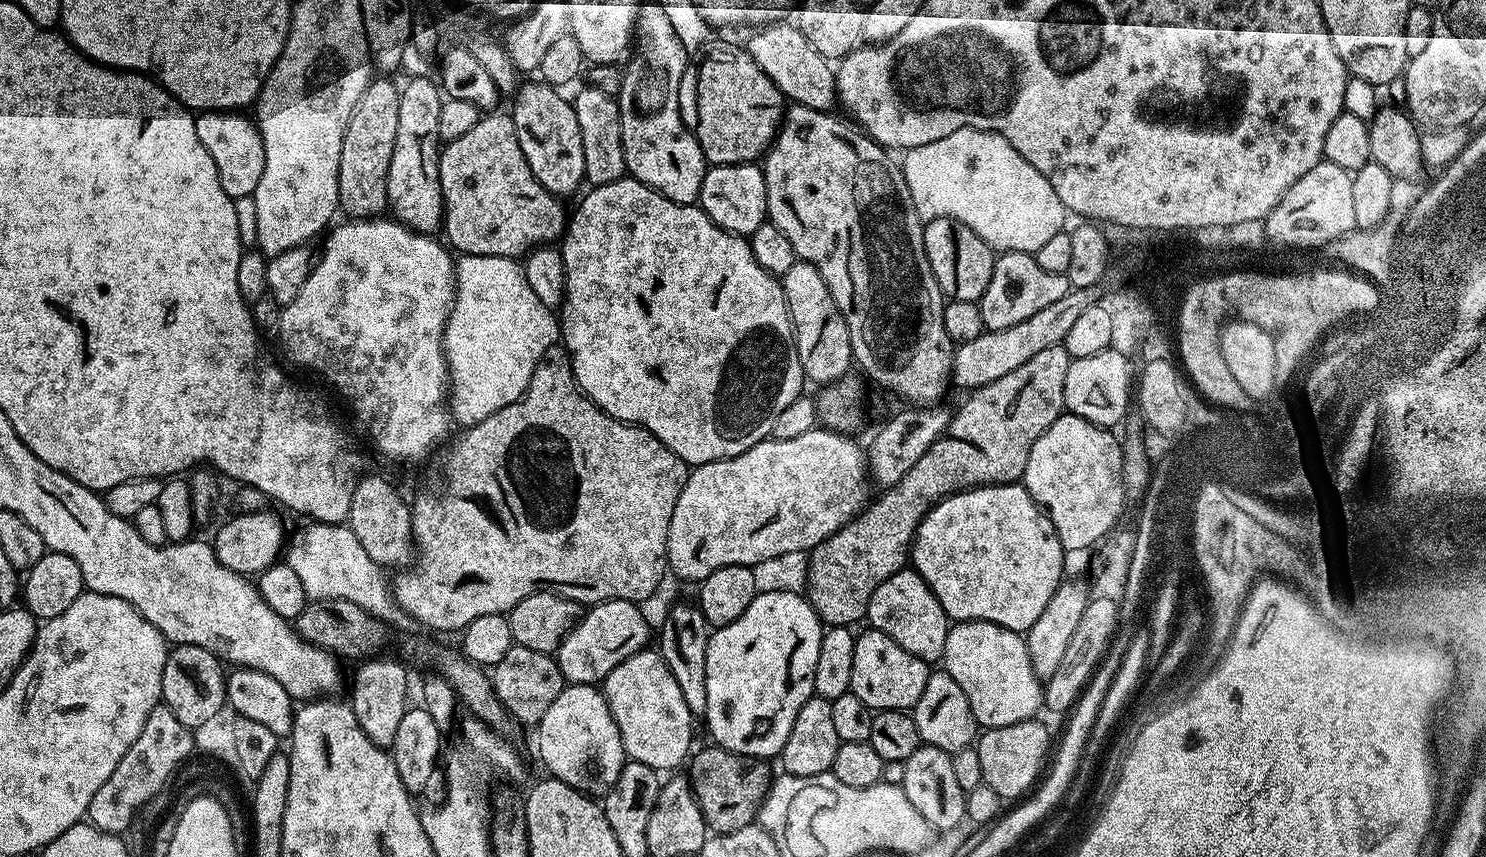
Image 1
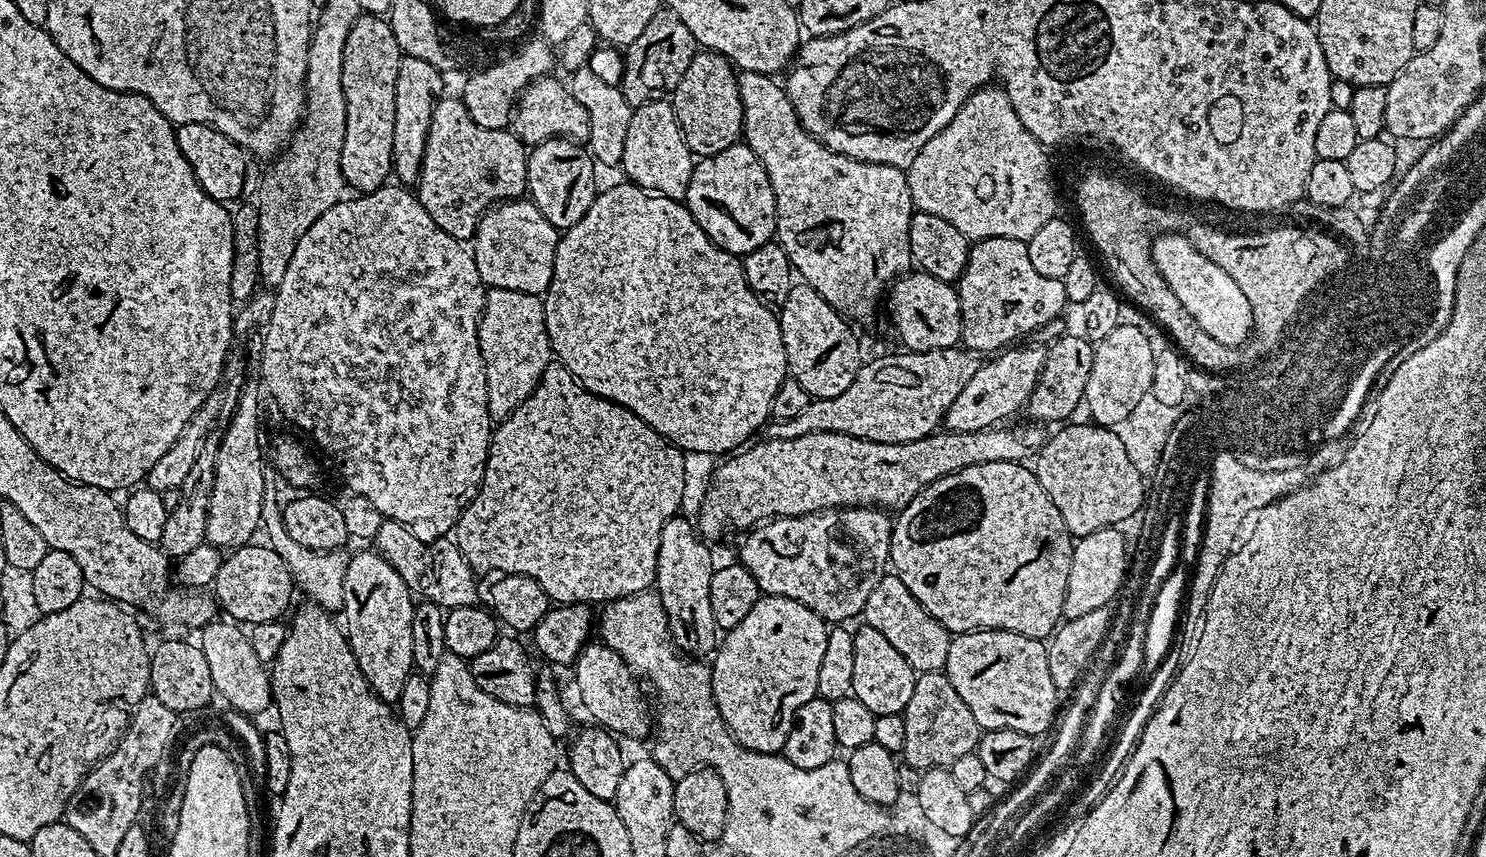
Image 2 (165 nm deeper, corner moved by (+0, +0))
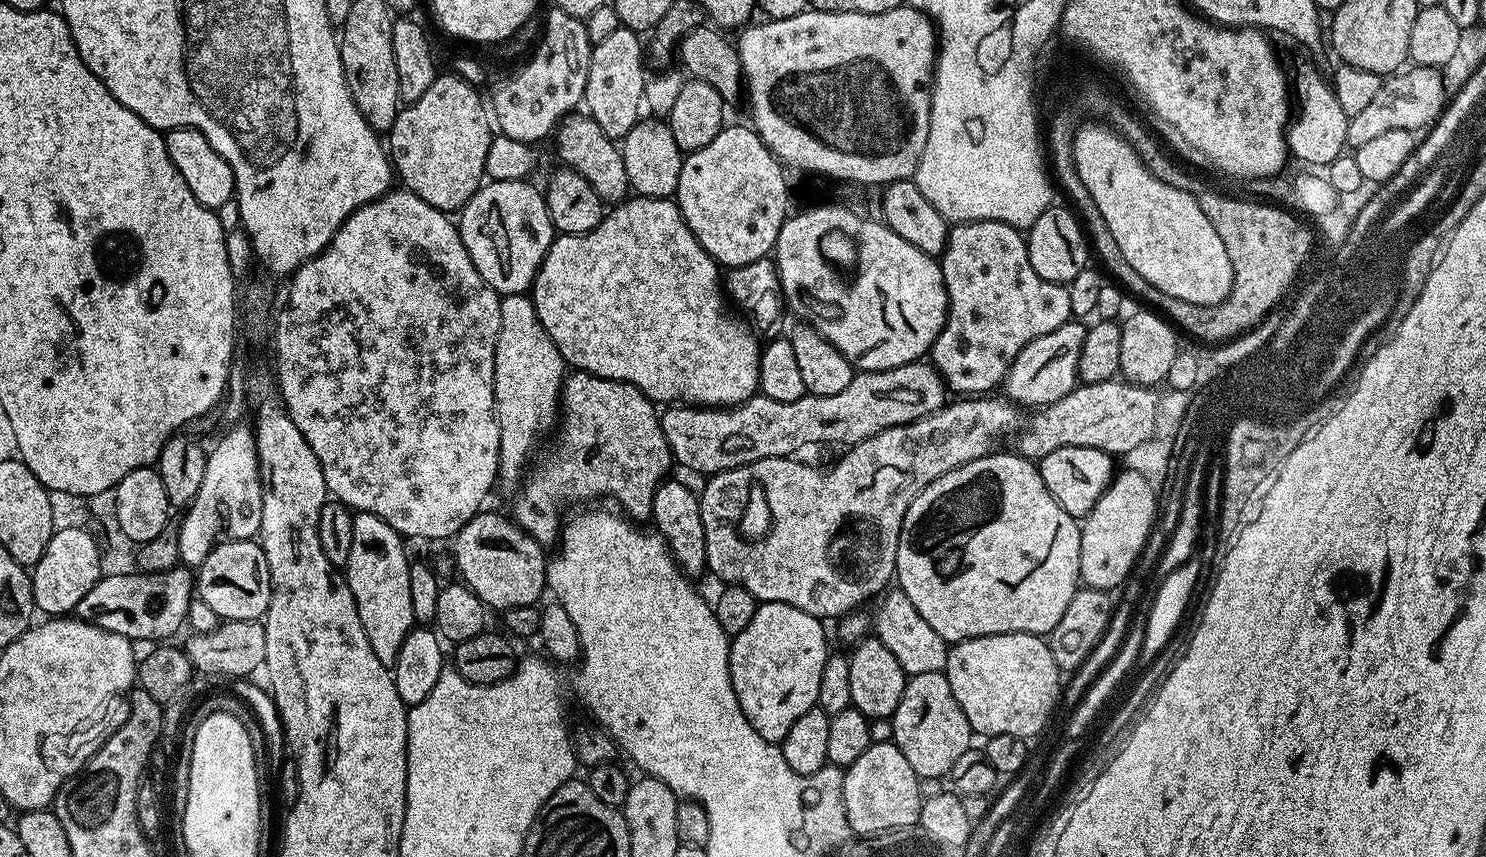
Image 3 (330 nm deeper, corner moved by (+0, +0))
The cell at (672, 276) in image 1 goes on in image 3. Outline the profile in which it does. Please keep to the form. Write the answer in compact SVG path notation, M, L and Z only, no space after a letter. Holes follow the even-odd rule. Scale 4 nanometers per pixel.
M633 195L615 205L594 230L583 232L580 236L557 235L538 270L535 282L532 283L530 295L532 305L536 308L546 334L555 342L556 349L563 354L565 361L573 369L589 372L598 378L621 380L627 384L633 384L657 406L691 404L702 408L726 408L746 402L751 396L757 395L760 387L761 341L756 341L757 333L739 315L727 316L723 312L726 293L722 287L721 265L716 263L715 258L705 250L698 242L698 238L690 231L675 199L659 200L649 196Z

